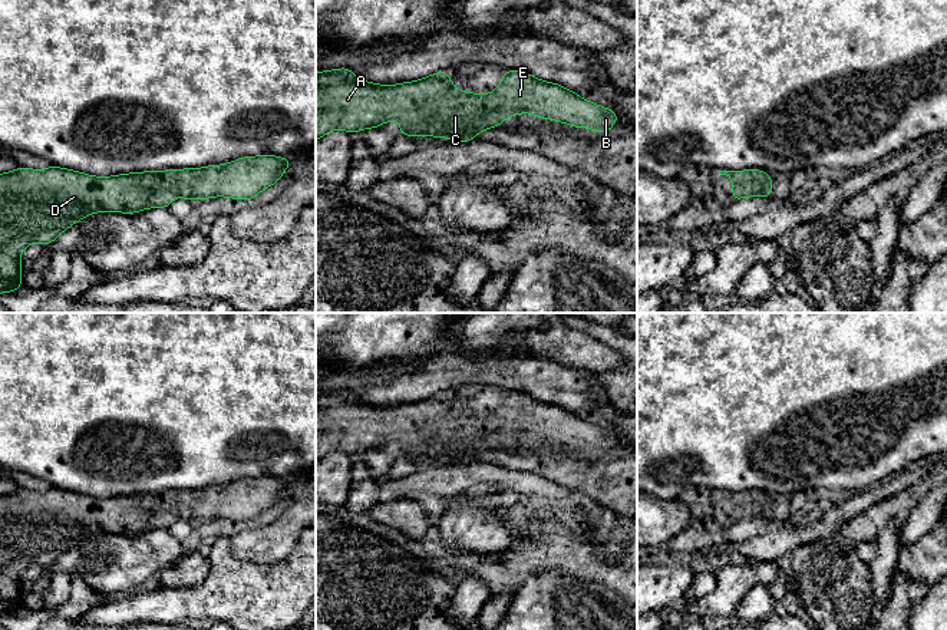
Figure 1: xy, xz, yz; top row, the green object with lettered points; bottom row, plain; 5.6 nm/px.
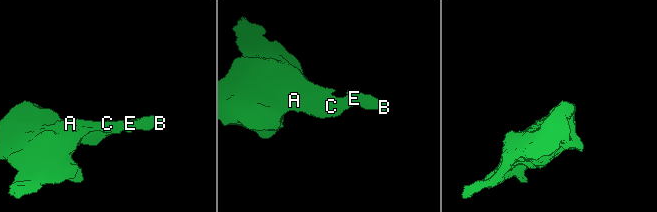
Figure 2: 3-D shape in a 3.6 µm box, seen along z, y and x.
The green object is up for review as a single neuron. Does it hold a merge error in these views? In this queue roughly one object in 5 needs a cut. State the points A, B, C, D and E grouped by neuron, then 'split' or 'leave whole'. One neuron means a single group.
groups A B C D E; leave whole

